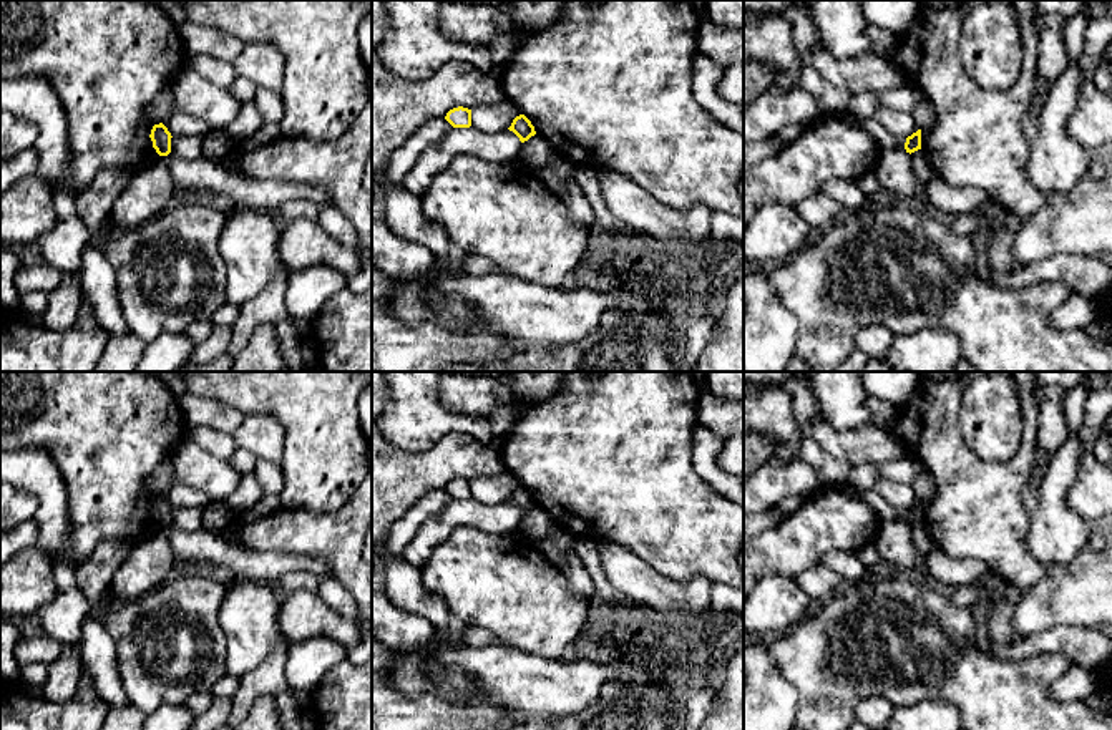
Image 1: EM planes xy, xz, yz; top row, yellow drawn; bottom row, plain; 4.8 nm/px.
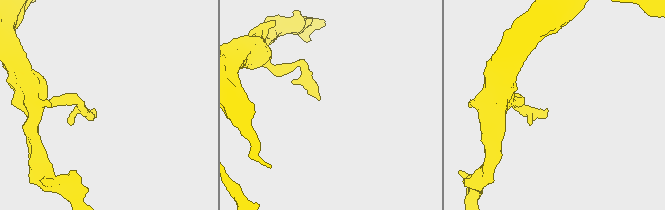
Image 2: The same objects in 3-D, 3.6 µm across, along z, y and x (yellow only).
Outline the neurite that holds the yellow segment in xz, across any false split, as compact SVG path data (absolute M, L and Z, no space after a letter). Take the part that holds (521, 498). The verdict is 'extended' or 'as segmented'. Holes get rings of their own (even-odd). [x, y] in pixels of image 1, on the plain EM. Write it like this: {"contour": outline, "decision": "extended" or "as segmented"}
{"contour": "M524 486L516 488L508 501L513 503L521 514L536 506L534 498Z", "decision": "as segmented"}

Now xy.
{"contour": "M163 494L153 498L149 509L159 528L168 528L171 524L173 508Z", "decision": "as segmented"}

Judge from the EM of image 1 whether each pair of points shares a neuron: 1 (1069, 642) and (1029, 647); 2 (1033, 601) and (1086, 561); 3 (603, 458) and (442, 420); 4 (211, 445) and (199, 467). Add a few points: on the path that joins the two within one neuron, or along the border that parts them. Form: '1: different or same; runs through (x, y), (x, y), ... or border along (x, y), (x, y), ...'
1: same; runs through (1059, 642), (1039, 644)
2: same; runs through (1046, 601), (1072, 574)
3: different; border along (450, 410), (488, 420)
4: different; border along (188, 438), (228, 462)

